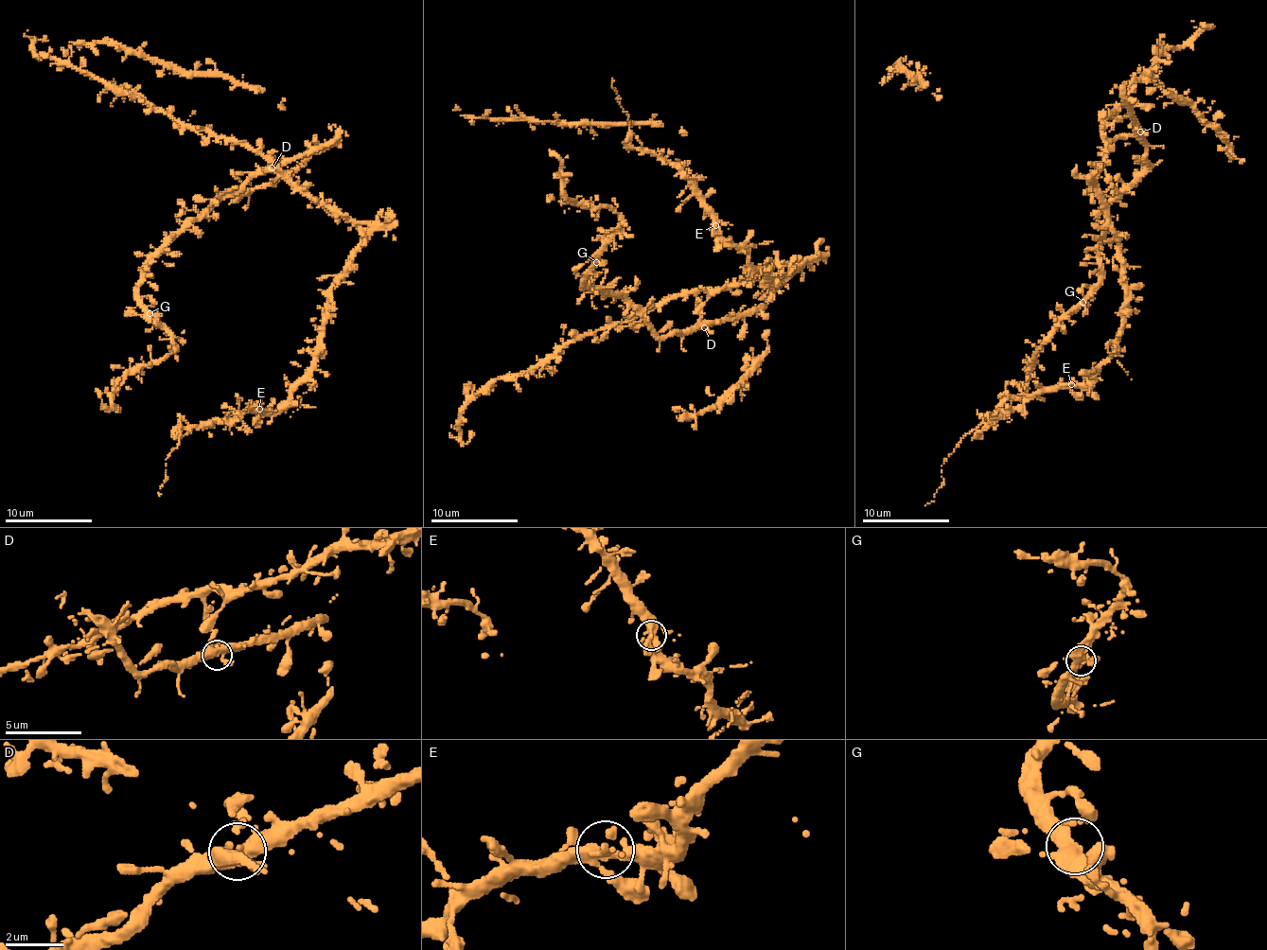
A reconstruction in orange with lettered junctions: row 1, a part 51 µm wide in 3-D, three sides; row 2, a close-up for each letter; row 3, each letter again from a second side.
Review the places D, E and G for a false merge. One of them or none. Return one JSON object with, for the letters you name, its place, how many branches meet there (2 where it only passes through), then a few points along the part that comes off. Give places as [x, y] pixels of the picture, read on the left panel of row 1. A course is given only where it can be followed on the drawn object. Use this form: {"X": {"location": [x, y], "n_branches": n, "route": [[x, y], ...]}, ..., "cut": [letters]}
{"cut": []}

